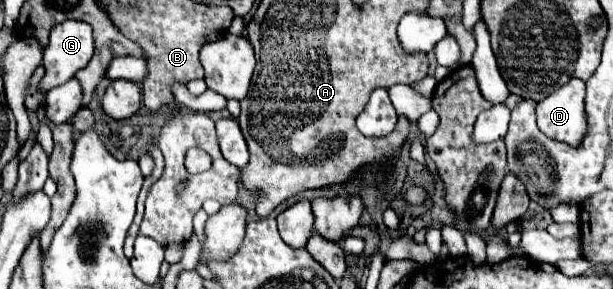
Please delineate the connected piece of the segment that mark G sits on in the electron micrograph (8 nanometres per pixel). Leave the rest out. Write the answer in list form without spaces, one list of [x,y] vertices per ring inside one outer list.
[[[66,19],[50,31],[50,43],[44,49],[46,75],[40,83],[42,91],[50,91],[70,77],[94,55],[94,33],[86,21]]]

